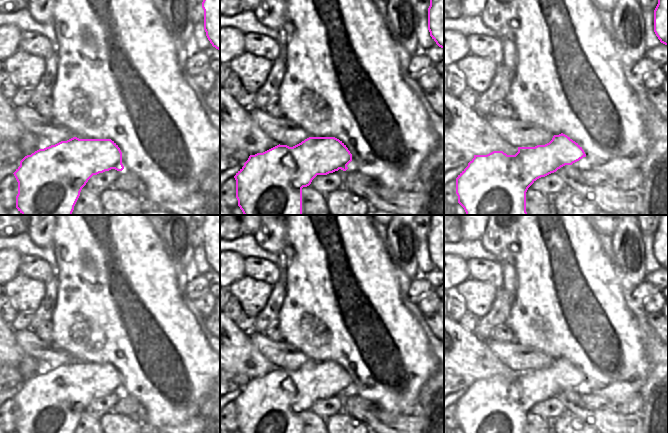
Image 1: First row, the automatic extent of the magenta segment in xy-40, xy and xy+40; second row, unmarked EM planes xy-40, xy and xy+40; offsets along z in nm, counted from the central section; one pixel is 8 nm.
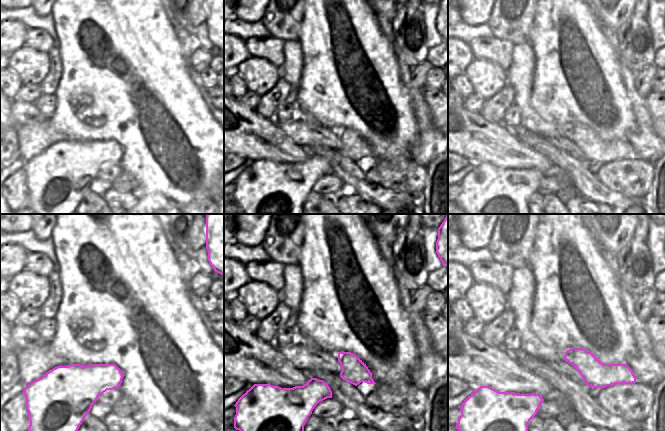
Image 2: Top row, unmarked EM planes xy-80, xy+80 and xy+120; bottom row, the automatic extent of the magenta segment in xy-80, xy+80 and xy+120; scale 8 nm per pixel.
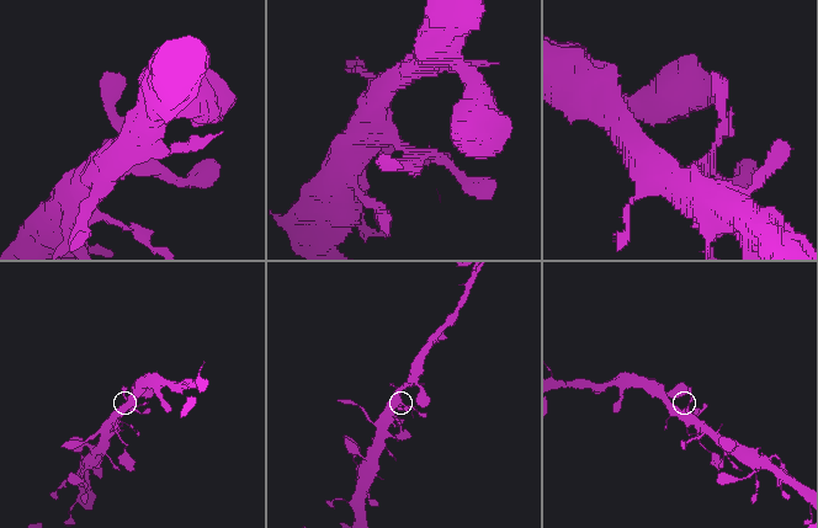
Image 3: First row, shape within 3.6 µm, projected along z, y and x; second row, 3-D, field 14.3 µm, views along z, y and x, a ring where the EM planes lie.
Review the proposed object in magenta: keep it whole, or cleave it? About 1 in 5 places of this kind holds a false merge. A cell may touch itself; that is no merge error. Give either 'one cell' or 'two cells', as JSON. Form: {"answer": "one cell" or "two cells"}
{"answer": "one cell"}

